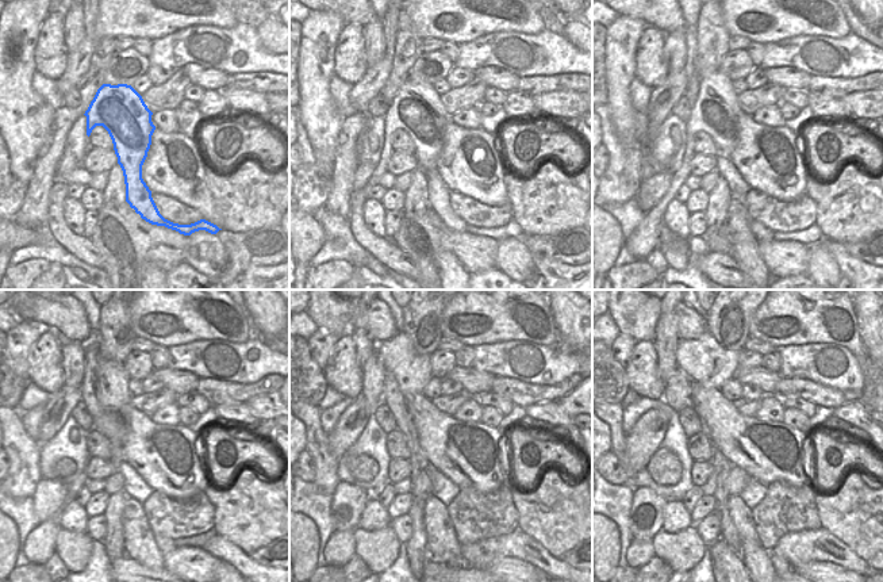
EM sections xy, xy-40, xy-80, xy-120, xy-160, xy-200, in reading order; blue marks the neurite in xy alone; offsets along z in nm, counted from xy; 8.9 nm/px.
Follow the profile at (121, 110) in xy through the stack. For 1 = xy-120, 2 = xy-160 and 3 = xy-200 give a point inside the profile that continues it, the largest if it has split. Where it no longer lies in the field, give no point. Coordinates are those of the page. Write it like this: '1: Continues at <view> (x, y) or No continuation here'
1: Continues at xy-120 (112, 381)
2: Continues at xy-160 (411, 371)
3: Continues at xy-200 (703, 360)

